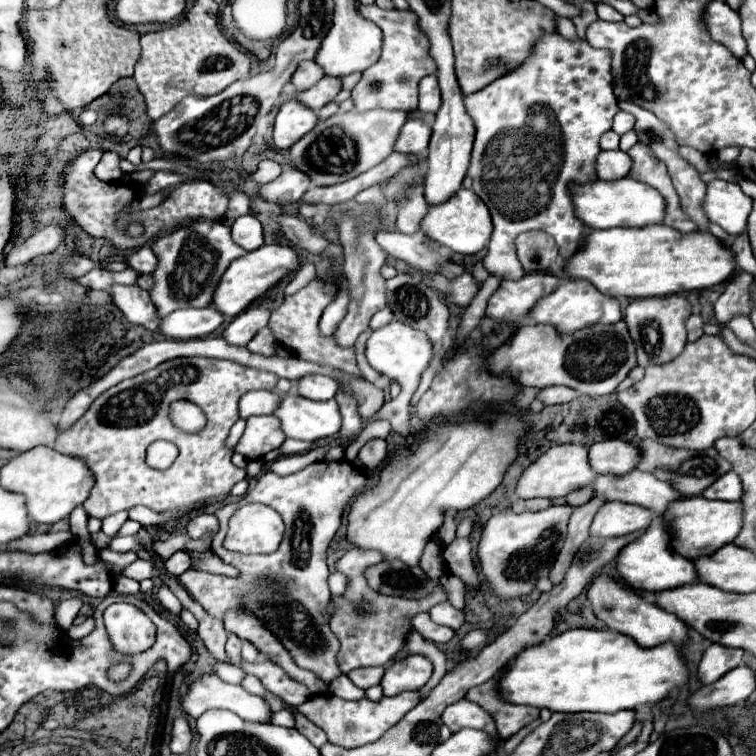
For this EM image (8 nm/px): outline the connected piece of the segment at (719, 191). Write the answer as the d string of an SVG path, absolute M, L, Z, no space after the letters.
M713 180L707 184L707 194L701 206L709 222L719 224L731 236L737 236L745 232L745 222L751 212L751 204L751 198L741 192L739 184Z

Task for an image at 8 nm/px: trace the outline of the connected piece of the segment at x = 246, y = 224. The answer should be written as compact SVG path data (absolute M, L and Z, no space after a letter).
M251 214L239 216L233 222L233 242L245 250L257 250L259 246L263 246L261 222Z

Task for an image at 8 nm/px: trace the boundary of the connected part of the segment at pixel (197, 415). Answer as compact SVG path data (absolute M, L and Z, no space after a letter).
M175 402L171 406L171 418L185 432L199 432L206 424L203 412L189 402Z

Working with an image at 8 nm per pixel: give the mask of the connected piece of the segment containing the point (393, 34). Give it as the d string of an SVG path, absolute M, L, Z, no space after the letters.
M359 6L365 18L371 18L383 30L383 52L379 62L367 68L359 84L351 90L357 110L369 108L397 108L415 110L417 108L417 84L423 76L435 74L437 64L429 54L427 34L419 28L419 18L411 10L381 10L379 6Z

